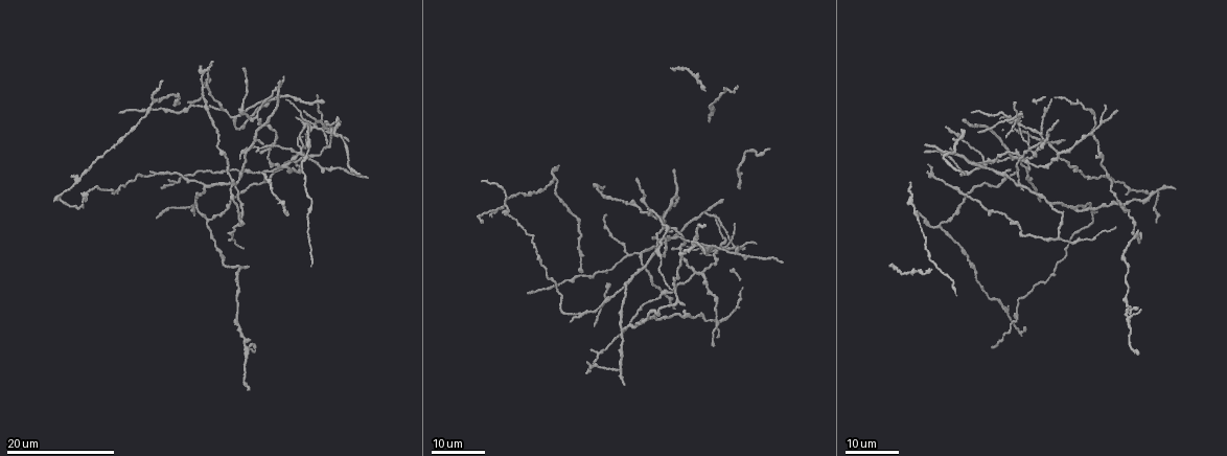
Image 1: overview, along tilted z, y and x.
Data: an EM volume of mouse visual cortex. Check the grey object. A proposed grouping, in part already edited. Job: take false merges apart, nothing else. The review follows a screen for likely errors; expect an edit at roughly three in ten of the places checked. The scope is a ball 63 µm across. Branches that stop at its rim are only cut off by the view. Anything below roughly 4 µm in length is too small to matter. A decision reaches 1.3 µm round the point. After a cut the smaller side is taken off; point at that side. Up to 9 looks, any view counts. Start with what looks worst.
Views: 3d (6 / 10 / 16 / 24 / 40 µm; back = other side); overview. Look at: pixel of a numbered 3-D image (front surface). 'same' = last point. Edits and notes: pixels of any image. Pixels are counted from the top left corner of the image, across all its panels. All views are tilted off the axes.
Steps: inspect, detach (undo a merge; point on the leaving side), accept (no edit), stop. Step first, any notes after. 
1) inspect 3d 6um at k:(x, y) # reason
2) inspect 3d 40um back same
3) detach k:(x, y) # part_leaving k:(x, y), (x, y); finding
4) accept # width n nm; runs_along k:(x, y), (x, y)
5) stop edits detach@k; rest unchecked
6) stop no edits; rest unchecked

inspect 3d 16um at 1:(224, 109) # arms part here

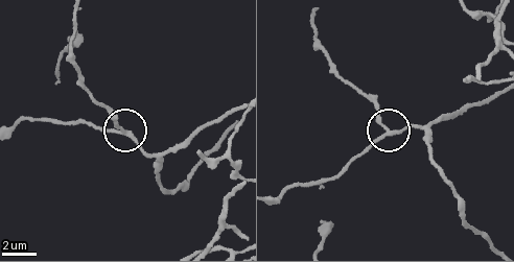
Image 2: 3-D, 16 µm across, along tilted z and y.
inspect 3d 10um at 2:(385, 132) # zoom in

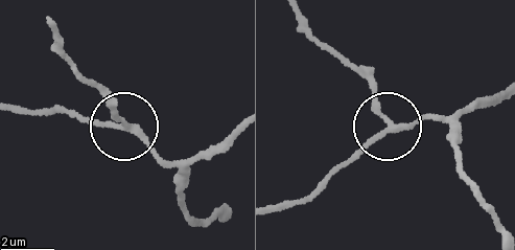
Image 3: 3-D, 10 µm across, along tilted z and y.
accept # width 200 nm; runs_along 3:(501, 91), (451, 115), (394, 127), (364, 67); continuous, no second neuron

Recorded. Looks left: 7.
inspect 3d 16um at 1:(981, 161) # small branch off a trunk

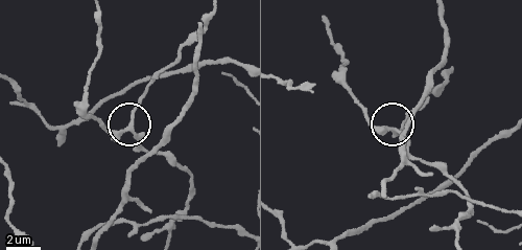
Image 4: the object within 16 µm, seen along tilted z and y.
inspect 3d 6um at 4:(125, 131) # zoom in

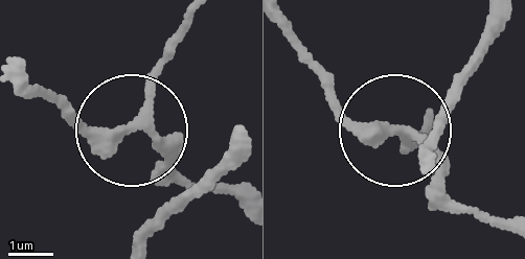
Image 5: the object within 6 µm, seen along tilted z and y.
accept # width 250 nm; runs_along 5:(238, 202), (186, 185), (135, 127), (180, 33); continuous, no second neuron

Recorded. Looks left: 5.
inspect 3d 24um at 1:(695, 271) # thin arm on a thick one

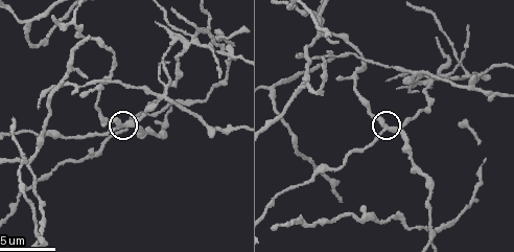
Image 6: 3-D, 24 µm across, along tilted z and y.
inspect 3d 6um at 6:(384, 127)

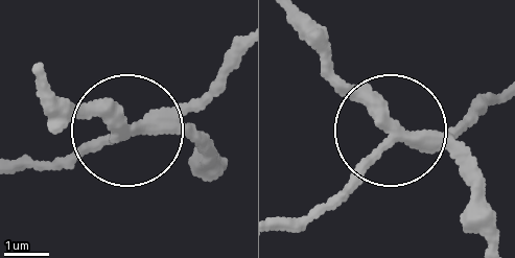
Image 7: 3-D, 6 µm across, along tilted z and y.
detach 7:(212, 83) # part_leaving 7:(158, 115), (189, 109), (230, 62); two neurons meet here

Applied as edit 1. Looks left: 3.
inspect overview # redraw

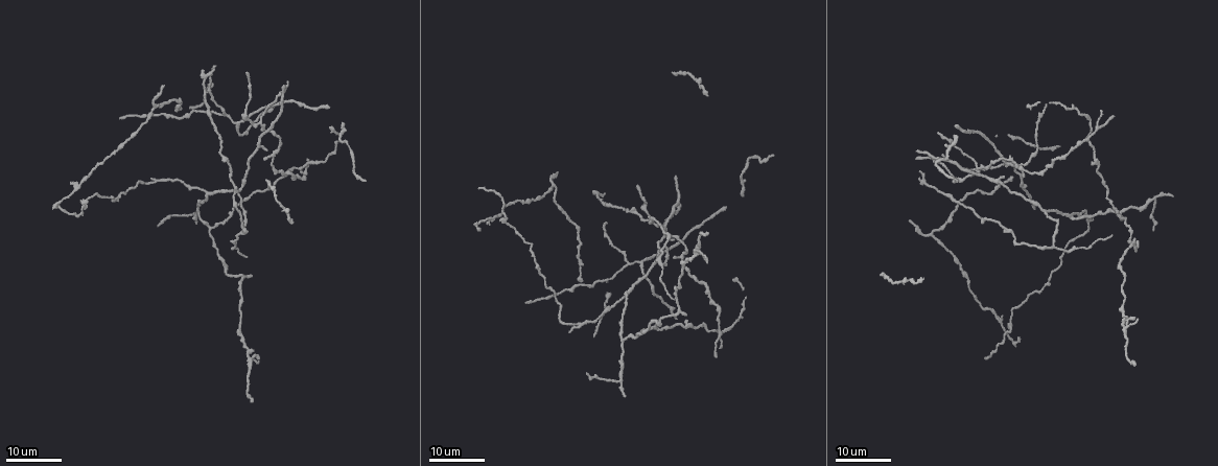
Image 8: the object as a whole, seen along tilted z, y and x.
inspect 3d 16um at 8:(1055, 246) # three arms meet

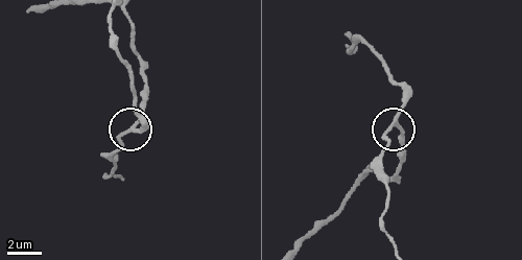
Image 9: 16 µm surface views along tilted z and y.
inspect 3d 6um at 9:(127, 131) # zoom in

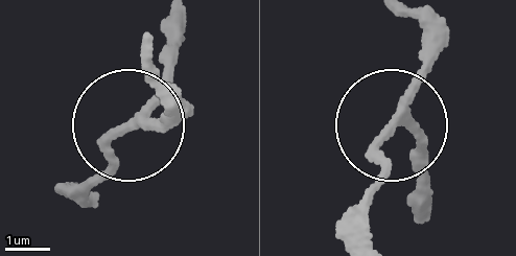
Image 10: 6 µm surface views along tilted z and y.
accept # runs_along 10:(414, 218), (417, 144), (399, 126), (378, 154), (369, 228); all the same neuron

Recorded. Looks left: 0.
stop edits detach@7; rest unchecked

